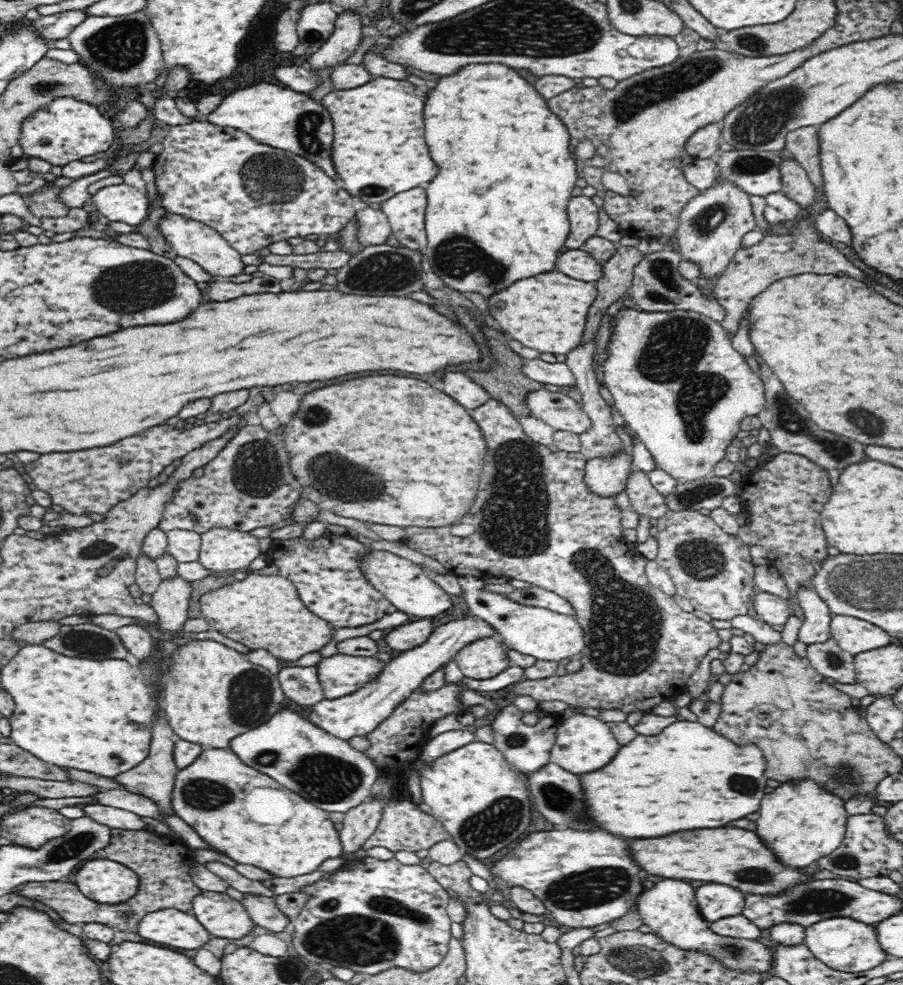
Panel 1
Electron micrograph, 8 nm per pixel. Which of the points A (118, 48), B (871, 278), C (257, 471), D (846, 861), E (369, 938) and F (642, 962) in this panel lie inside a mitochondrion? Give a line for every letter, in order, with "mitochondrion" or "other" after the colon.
A: mitochondrion
B: other
C: mitochondrion
D: mitochondrion
E: mitochondrion
F: mitochondrion

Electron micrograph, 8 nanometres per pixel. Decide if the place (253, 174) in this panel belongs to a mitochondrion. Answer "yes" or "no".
yes

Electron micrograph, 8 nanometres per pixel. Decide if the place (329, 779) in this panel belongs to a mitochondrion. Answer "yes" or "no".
yes

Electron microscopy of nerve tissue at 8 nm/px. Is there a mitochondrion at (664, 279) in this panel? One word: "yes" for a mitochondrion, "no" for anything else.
yes

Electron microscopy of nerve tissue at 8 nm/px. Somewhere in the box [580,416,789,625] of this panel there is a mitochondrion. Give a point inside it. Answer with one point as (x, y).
(700, 559)

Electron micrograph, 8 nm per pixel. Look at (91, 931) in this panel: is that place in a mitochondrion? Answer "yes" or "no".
no

